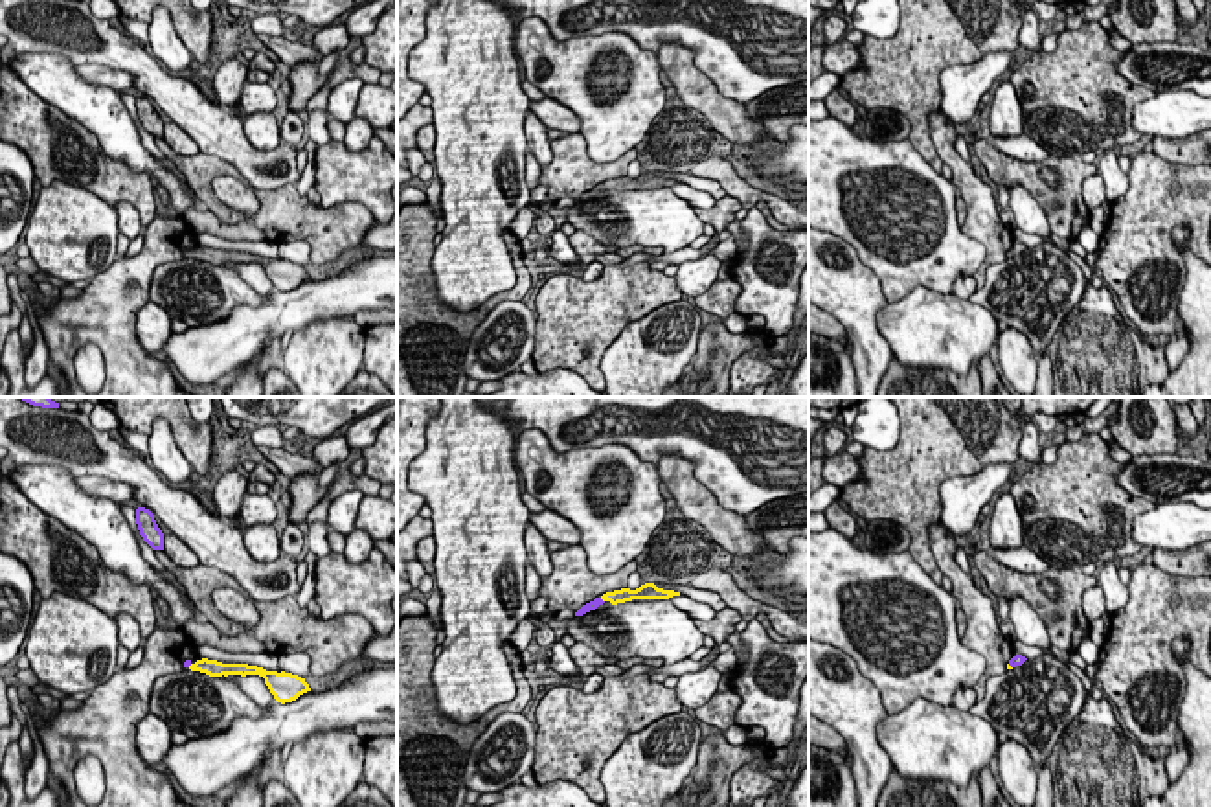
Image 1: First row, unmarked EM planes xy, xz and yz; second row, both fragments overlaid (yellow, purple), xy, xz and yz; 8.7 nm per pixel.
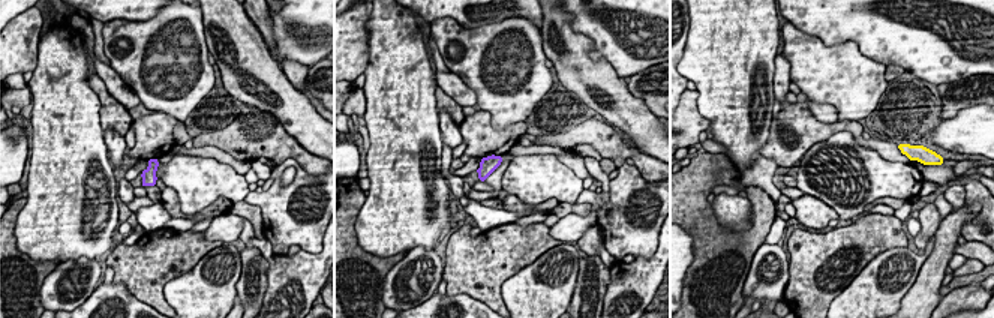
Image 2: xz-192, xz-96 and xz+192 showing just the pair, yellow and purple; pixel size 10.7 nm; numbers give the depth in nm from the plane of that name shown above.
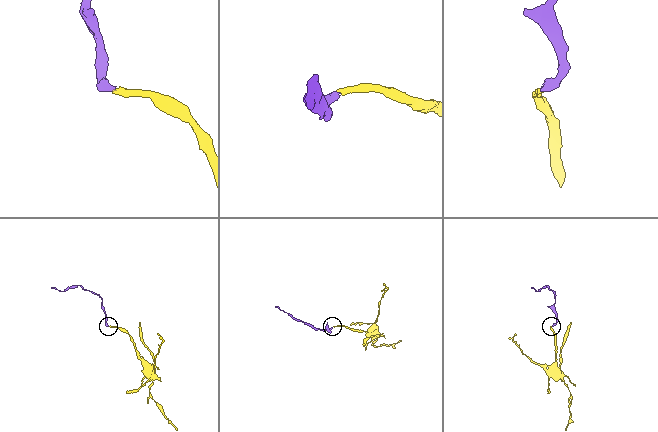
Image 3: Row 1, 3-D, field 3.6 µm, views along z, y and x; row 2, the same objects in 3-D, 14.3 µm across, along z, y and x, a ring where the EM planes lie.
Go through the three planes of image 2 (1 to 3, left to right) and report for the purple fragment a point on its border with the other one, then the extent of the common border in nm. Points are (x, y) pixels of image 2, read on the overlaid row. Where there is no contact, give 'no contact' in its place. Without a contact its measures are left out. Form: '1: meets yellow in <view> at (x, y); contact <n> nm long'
1: no contact
2: no contact
3: no contact

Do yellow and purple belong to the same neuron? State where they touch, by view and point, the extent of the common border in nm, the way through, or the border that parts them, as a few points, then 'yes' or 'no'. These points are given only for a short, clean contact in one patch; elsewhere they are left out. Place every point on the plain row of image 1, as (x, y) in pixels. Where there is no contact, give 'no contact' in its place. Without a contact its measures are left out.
meets yellow in yz at (1009, 254); contact 60 nm long; runs through yz (1007, 252), (1009, 254), (1017, 249); yes

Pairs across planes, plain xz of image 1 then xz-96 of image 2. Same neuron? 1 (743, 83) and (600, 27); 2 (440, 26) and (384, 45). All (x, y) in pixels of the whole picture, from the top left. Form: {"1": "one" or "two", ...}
{"1": "one", "2": "one"}

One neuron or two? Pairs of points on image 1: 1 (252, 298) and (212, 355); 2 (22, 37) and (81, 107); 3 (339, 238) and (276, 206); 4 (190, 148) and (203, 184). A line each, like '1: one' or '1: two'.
1: two
2: two
3: one
4: two

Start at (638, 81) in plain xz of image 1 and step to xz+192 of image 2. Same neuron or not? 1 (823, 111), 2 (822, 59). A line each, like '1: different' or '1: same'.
1: different
2: same

